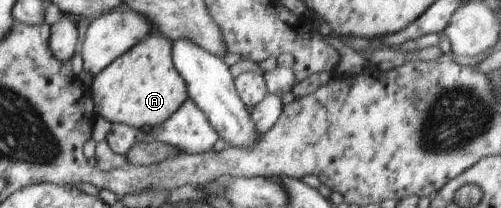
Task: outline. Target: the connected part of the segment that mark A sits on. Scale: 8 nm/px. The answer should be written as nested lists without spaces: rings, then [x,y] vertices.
[[[163,35],[147,37],[111,63],[104,71],[94,75],[90,90],[96,114],[112,124],[121,123],[138,129],[146,125],[154,128],[175,114],[188,96],[186,84],[176,71],[172,61],[171,48],[173,44],[174,42],[166,39]]]

